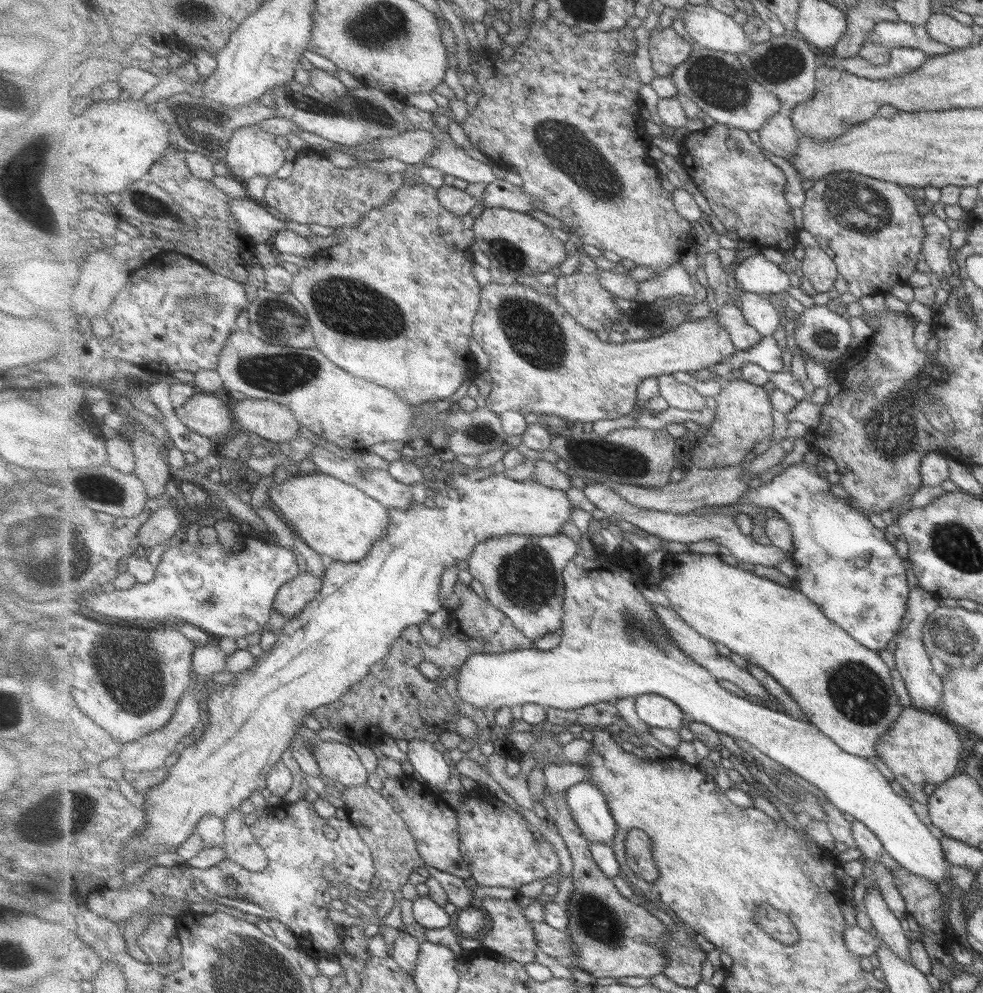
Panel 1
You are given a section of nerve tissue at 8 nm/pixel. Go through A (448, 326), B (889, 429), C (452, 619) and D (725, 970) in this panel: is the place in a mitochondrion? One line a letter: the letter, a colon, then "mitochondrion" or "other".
A: other
B: mitochondrion
C: other
D: other

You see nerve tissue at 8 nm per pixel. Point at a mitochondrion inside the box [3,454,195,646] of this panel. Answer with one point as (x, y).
(63, 547)

